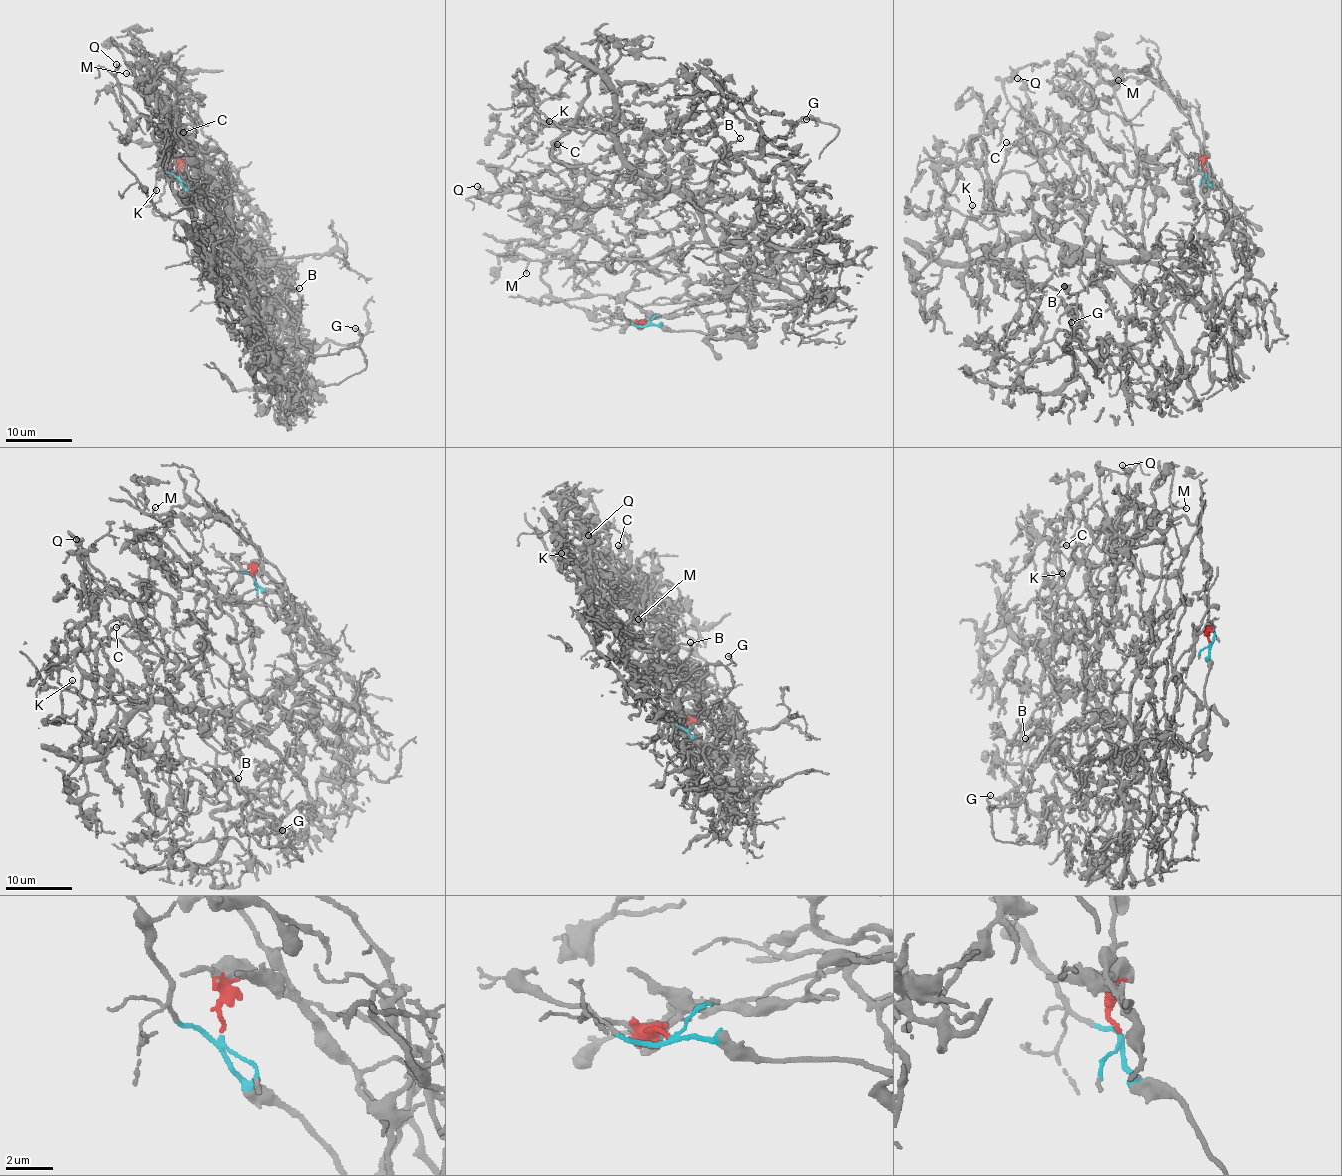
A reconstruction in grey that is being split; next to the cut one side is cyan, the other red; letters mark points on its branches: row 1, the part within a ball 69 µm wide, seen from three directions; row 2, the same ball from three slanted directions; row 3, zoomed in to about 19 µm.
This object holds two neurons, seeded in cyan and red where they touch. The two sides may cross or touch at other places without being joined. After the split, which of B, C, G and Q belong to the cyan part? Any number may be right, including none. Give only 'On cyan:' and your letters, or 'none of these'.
On cyan: B, G, Q

